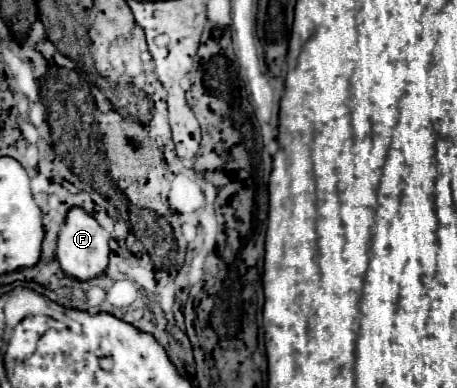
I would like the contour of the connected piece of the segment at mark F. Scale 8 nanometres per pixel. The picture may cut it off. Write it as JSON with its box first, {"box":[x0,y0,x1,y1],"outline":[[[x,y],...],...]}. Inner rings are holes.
{"box":[57,208,109,280],"outline":[[[69,208],[63,228],[57,236],[57,260],[65,274],[77,280],[89,280],[105,272],[109,262],[109,236],[99,222],[83,208]]]}

